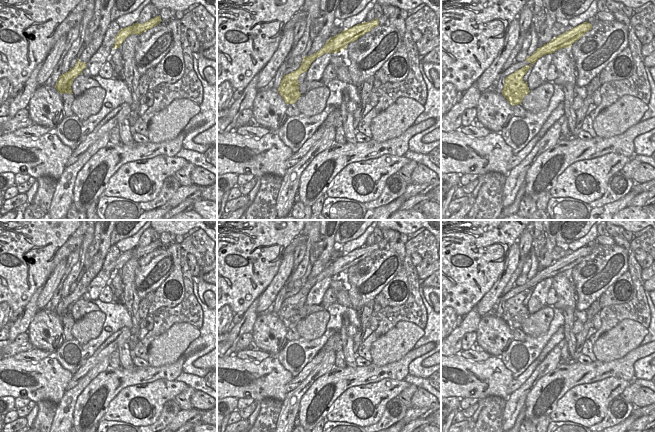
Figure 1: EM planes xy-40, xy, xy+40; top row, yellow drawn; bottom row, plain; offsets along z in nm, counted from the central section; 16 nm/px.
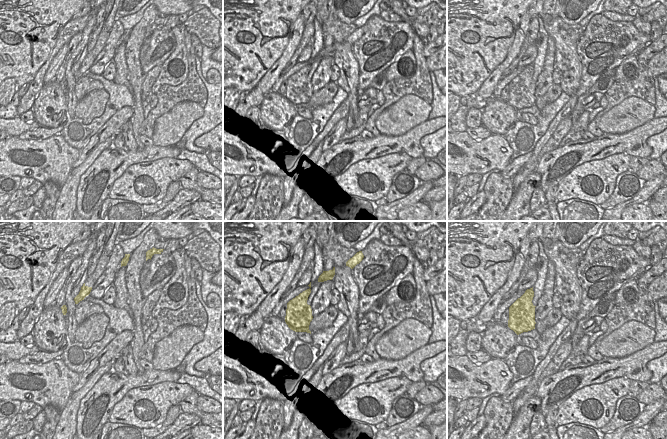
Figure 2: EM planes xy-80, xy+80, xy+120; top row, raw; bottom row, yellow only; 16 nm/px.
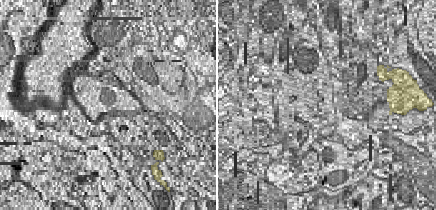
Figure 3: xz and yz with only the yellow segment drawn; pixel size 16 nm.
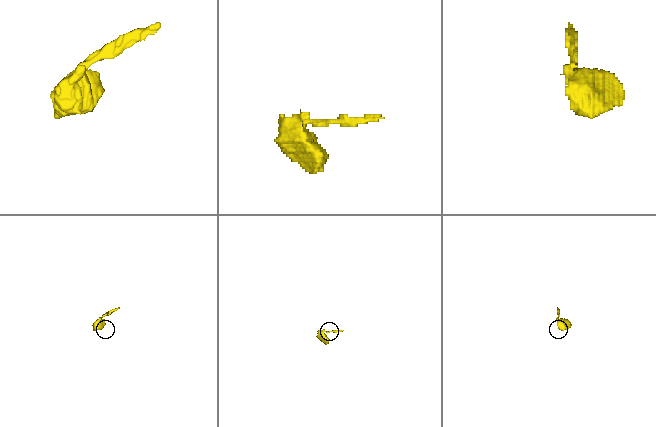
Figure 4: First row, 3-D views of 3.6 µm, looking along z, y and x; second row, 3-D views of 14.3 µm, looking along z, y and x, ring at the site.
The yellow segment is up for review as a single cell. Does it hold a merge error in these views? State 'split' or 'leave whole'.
split

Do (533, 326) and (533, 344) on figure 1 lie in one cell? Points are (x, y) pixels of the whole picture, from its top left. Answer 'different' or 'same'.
different

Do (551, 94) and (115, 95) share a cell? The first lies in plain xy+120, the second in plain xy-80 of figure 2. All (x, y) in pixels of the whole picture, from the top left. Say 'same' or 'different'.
different

